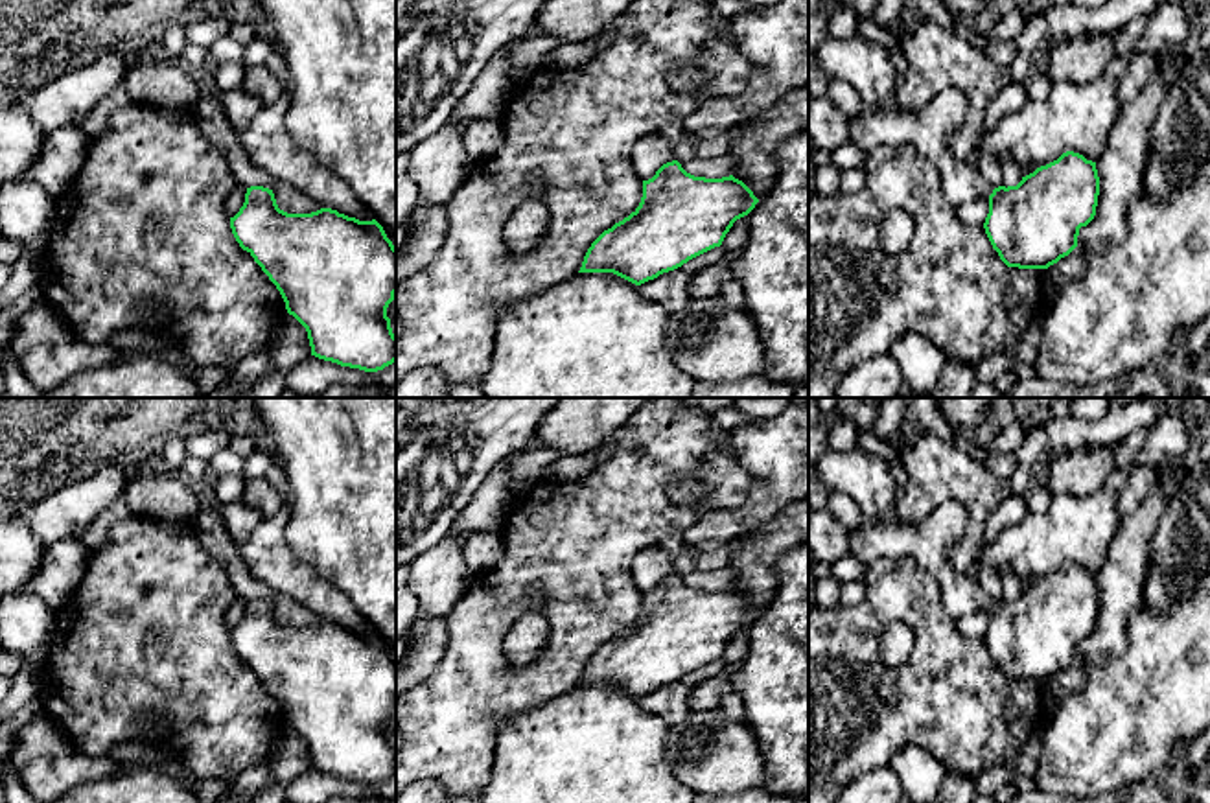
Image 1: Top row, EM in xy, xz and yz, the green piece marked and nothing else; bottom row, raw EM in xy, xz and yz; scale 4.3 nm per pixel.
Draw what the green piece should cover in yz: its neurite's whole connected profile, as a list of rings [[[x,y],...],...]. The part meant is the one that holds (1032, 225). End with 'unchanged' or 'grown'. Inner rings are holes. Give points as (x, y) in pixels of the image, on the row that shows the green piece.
[[[956,88],[943,90],[919,112],[864,107],[849,118],[849,142],[862,153],[875,145],[915,147],[937,166],[950,206],[989,201],[983,228],[1007,267],[1048,269],[1077,247],[1079,228],[1096,215],[1096,162],[1066,151],[1017,186],[995,188],[976,166],[950,153],[950,136],[965,114],[967,99]]]; grown

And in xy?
[[[250,186],[243,206],[230,217],[230,228],[239,247],[276,285],[287,313],[306,328],[311,355],[365,372],[383,370],[396,361],[396,335],[387,317],[387,308],[396,295],[396,247],[376,219],[359,221],[332,208],[287,214],[278,208],[273,190]]]; unchanged

